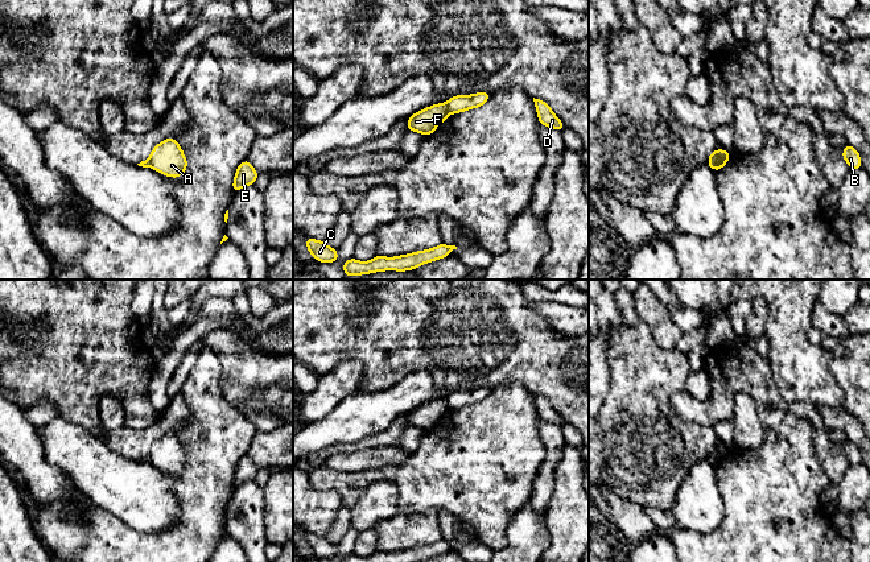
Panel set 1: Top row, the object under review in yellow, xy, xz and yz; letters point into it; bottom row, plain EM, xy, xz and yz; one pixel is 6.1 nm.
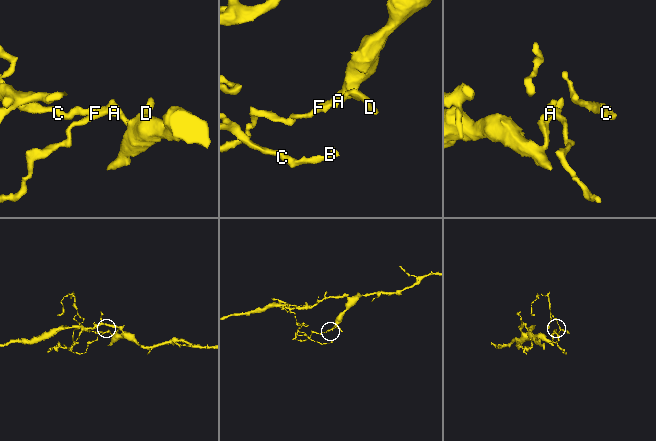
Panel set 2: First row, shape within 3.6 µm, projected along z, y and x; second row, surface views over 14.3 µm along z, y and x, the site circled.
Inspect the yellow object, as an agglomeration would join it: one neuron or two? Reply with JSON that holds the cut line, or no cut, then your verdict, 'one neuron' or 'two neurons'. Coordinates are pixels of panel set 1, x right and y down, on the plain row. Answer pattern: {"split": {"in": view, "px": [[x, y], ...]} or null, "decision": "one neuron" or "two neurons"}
{"split": {"in": "xz", "px": [[445, 400], [449, 408]]}, "decision": "two neurons"}

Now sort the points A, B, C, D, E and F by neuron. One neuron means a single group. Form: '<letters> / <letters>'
A D E / B C F

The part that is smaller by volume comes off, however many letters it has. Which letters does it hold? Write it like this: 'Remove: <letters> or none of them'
Remove: B, C, F

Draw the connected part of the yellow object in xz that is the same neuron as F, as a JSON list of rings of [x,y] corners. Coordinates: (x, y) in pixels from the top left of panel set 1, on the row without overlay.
[[[445,398],[430,401],[408,413],[407,426],[415,426],[429,431],[448,412],[449,406]]]

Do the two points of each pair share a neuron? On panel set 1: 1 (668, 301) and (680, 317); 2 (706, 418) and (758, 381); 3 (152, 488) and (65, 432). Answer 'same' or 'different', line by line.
1: same
2: same
3: same

